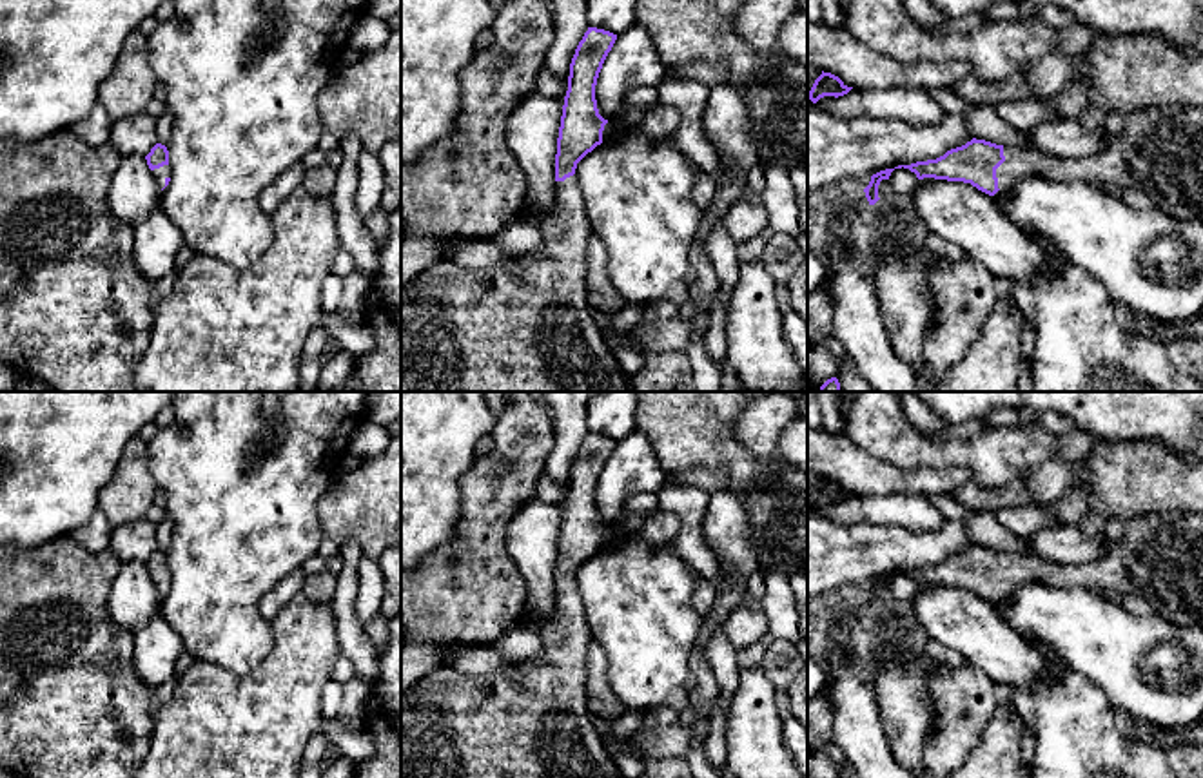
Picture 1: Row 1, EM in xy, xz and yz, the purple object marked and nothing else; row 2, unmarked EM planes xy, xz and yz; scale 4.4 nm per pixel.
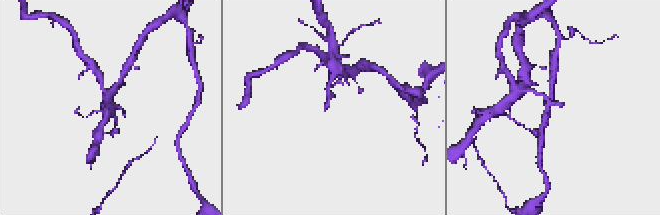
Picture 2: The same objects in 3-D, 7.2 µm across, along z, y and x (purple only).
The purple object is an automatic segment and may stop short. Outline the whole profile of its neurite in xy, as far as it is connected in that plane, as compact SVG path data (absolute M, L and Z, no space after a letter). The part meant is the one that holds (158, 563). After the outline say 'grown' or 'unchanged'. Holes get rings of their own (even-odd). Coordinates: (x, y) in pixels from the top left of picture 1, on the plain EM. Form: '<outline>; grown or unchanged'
M156 549L151 559L145 562L149 575L152 577L152 582L158 589L158 593L163 597L171 588L171 571L169 571L169 557L165 551Z; grown

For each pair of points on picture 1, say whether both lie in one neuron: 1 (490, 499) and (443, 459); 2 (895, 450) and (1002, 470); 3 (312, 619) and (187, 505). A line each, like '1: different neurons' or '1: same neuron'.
1: different neurons
2: same neuron
3: different neurons

